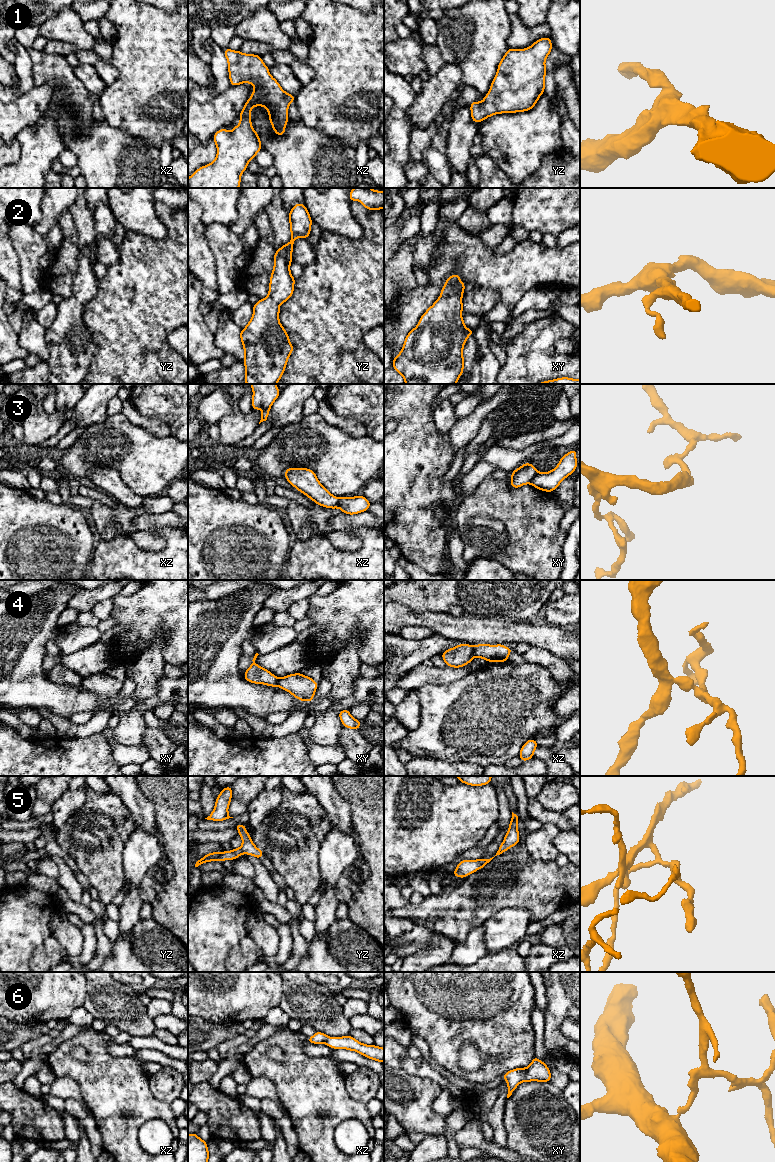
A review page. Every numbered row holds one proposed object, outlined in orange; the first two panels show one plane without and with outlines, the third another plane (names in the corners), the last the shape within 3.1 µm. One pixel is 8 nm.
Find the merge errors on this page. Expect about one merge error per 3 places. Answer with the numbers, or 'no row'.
3, 4, 6

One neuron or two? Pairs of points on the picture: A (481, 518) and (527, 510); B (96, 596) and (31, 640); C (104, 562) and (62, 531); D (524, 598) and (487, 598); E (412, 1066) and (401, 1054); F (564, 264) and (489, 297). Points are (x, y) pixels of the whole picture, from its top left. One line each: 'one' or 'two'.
A: one
B: two
C: two
D: one
E: one
F: two

